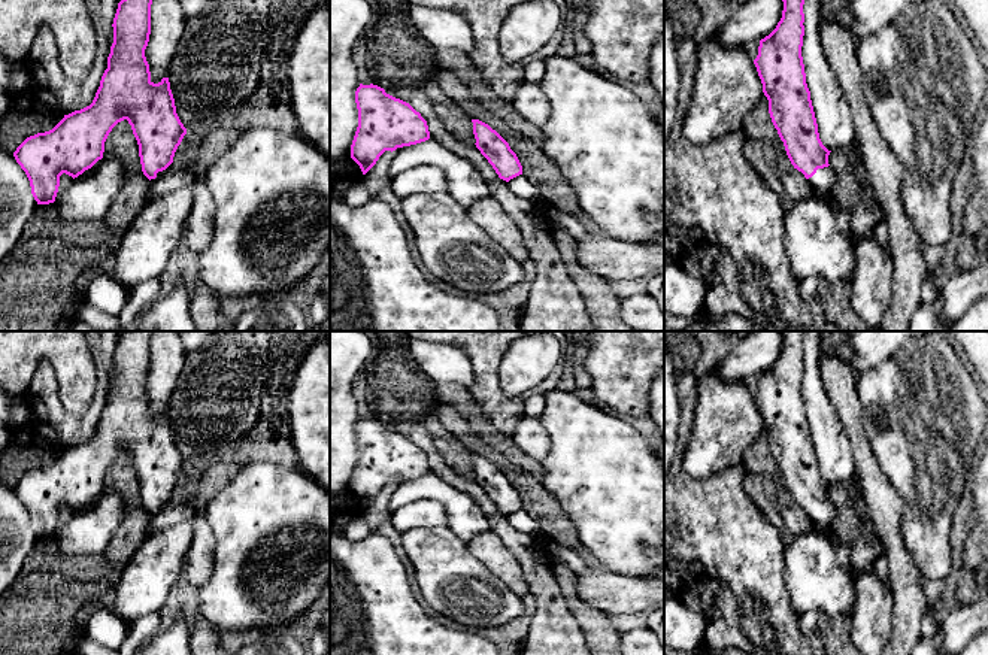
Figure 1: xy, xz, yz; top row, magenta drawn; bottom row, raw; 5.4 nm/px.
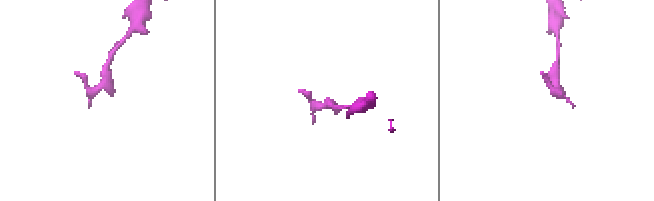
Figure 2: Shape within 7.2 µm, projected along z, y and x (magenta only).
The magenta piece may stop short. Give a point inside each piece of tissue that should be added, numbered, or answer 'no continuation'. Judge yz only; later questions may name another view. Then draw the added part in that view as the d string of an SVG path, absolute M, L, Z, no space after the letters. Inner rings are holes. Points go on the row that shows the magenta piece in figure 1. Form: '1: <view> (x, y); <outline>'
1: yz (823, 181); M828 166L824 169L818 169L816 173L807 179L813 192L822 197L830 197L831 189L834 187L836 181L836 173L834 170Z

